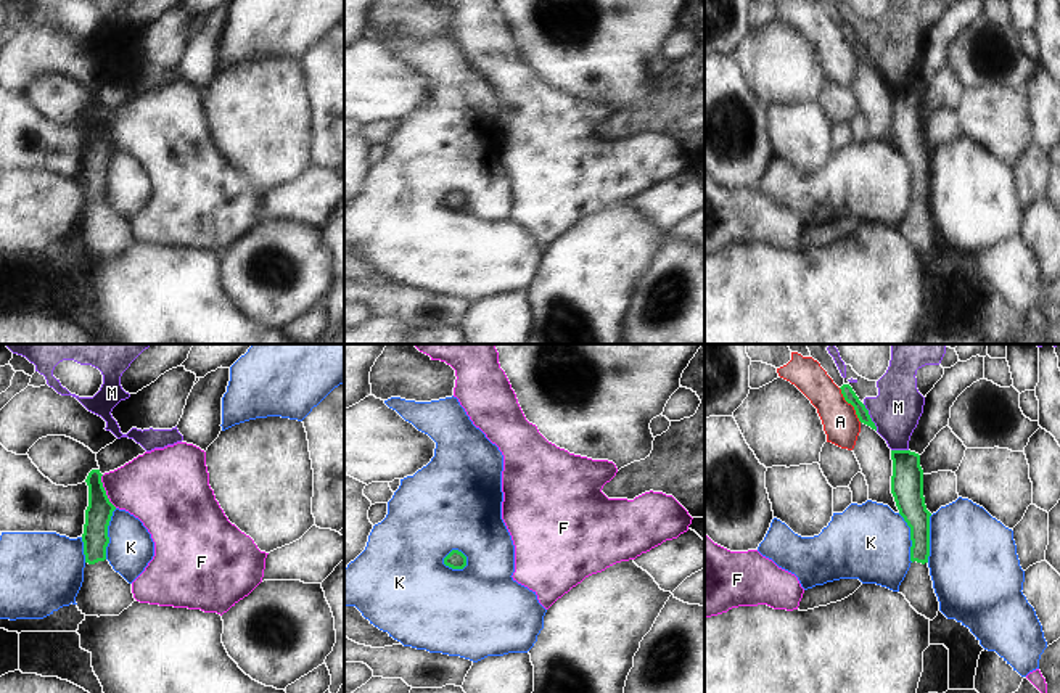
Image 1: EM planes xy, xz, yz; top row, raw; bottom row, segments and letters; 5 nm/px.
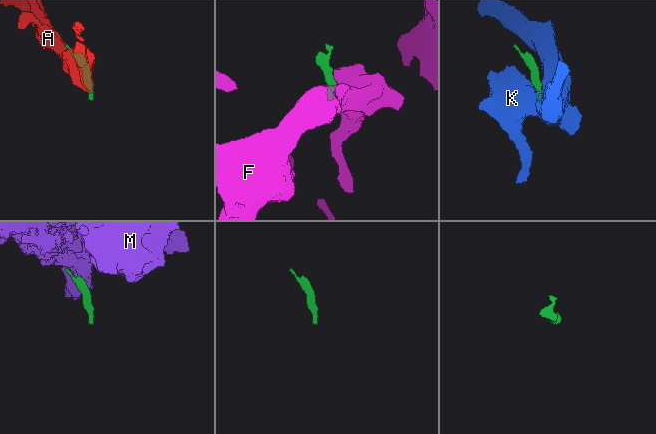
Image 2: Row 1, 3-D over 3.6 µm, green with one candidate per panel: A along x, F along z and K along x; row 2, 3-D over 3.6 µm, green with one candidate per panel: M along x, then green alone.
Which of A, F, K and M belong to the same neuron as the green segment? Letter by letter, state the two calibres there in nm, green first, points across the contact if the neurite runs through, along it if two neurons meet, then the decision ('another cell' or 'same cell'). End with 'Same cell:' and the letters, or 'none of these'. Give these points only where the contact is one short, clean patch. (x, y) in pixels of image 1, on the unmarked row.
A: 70 nm thick on the green side, 180 nm on the other; another cell
F: 130 nm thick on the green side, 360 nm on the other; border along xy (102, 114), (105, 134), (116, 147); another cell
K: 90 nm thick on the green side, 460 nm on the other; border along xz (467, 196), (452, 190), (443, 203); another cell
M: 70 nm thick on the green side, 240 nm on the other; another cell
Same cell: none of these

